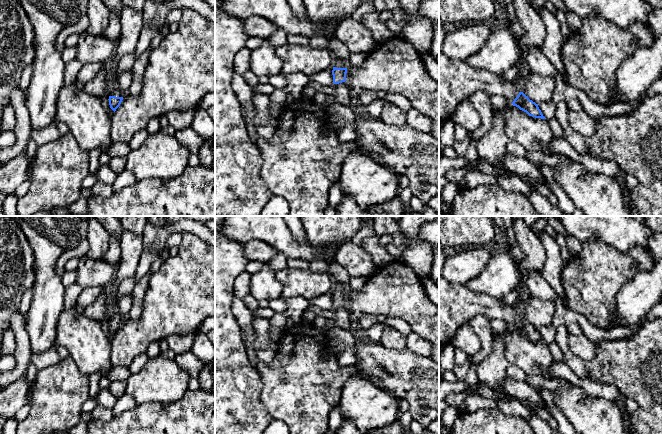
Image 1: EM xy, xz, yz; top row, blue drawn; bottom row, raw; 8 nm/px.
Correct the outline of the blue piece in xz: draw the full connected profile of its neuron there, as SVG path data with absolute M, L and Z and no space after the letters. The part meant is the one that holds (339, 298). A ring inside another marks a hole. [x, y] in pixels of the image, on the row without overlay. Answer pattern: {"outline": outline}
{"outline": "M333 280L332 289L333 289L333 294L332 294L333 307L339 308L339 307L345 306L346 297L347 297L346 285L337 280Z"}

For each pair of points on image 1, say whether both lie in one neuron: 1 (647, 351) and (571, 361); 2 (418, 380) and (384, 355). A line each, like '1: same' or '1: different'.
1: same
2: same

